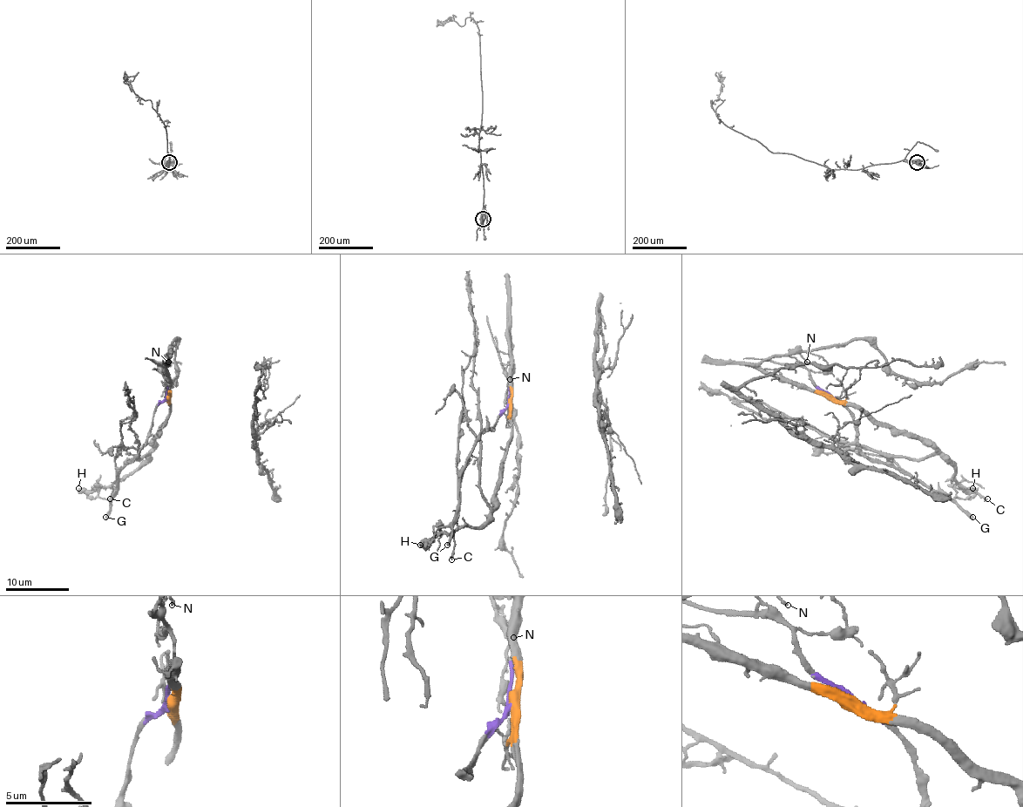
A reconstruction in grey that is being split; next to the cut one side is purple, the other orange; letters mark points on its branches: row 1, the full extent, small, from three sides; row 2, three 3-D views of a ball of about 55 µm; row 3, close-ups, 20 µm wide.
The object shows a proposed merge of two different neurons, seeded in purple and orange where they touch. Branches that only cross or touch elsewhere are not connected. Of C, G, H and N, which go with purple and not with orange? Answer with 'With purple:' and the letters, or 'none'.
With purple: G

